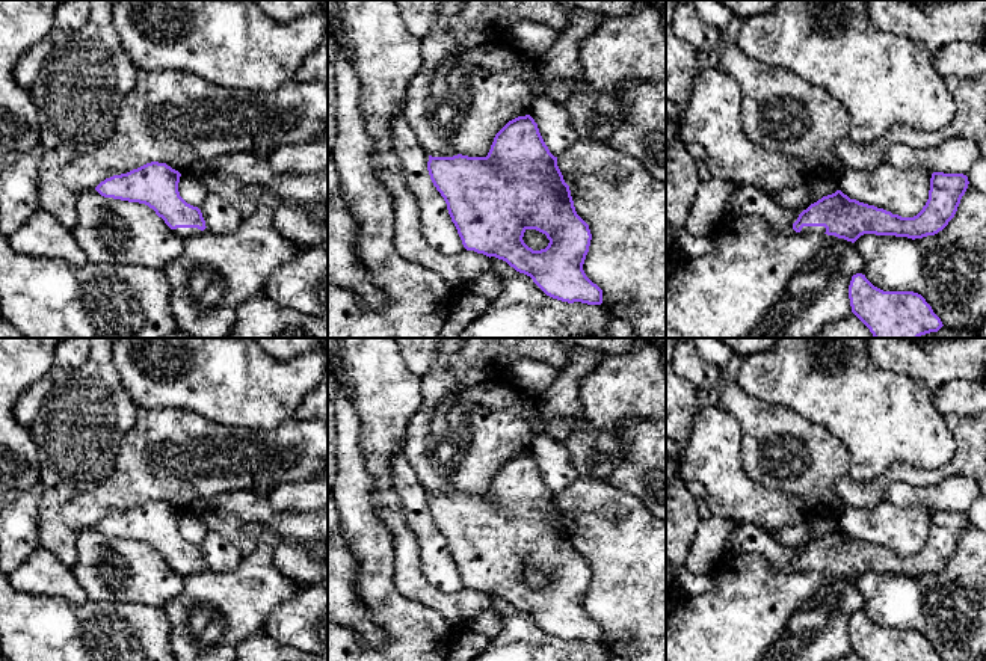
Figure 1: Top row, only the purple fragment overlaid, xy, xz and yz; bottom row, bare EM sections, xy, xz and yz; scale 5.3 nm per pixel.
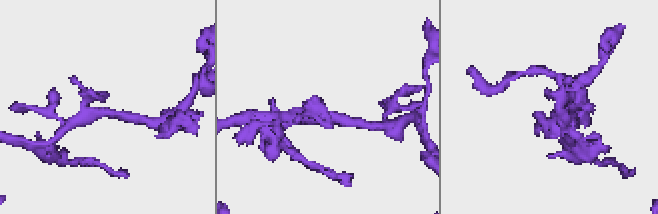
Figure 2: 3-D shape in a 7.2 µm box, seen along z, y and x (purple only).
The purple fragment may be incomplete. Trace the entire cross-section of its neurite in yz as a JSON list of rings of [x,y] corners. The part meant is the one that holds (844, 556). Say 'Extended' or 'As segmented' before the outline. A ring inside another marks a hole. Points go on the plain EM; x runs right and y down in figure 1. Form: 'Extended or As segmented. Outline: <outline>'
Extended. Outline: [[[933,510],[929,537],[914,555],[850,537],[841,528],[823,534],[793,561],[794,572],[827,572],[855,581],[864,572],[923,576],[942,569],[954,555],[968,527],[963,512]]]

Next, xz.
As segmented. Outline: [[[530,453],[509,459],[494,475],[486,495],[432,495],[429,493],[427,509],[436,528],[447,542],[448,552],[454,561],[462,583],[486,595],[506,599],[516,610],[524,611],[550,635],[574,641],[602,641],[602,628],[584,611],[583,602],[589,590],[592,572],[589,563],[577,552],[569,524],[554,495],[545,483],[538,462]],[[527,567],[536,567],[547,573],[548,584],[541,589],[528,586],[522,575]]]

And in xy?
Extended. Outline: [[[151,500],[127,512],[113,513],[101,519],[95,528],[104,536],[145,542],[184,578],[207,570],[205,558],[198,545],[187,542],[178,530],[181,512],[166,501]]]

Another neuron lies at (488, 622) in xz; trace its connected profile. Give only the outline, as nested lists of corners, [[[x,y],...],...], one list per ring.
[[[489,607],[462,625],[458,635],[464,632],[482,632],[494,638],[501,628],[500,616]]]

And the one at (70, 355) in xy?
[[[65,338],[60,341],[54,347],[50,373],[29,386],[15,403],[15,420],[21,426],[30,427],[53,386],[77,373],[85,365],[88,356],[89,338]]]

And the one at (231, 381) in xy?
[[[113,338],[113,364],[137,409],[180,407],[214,423],[263,430],[294,417],[300,401],[325,379],[328,353],[308,352],[279,362],[252,338]]]

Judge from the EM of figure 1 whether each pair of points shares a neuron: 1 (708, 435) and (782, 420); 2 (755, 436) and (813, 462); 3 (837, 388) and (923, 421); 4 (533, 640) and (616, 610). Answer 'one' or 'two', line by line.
1: two
2: one
3: one
4: two

